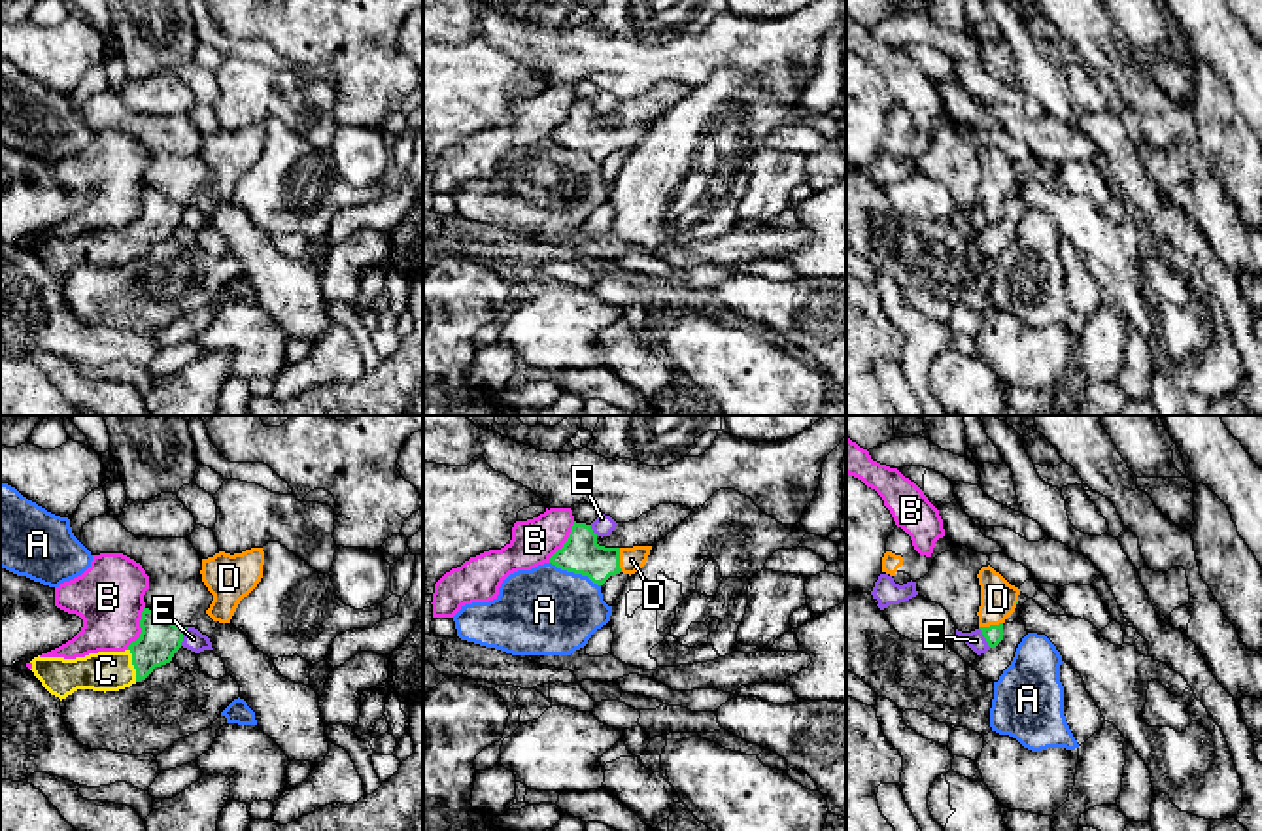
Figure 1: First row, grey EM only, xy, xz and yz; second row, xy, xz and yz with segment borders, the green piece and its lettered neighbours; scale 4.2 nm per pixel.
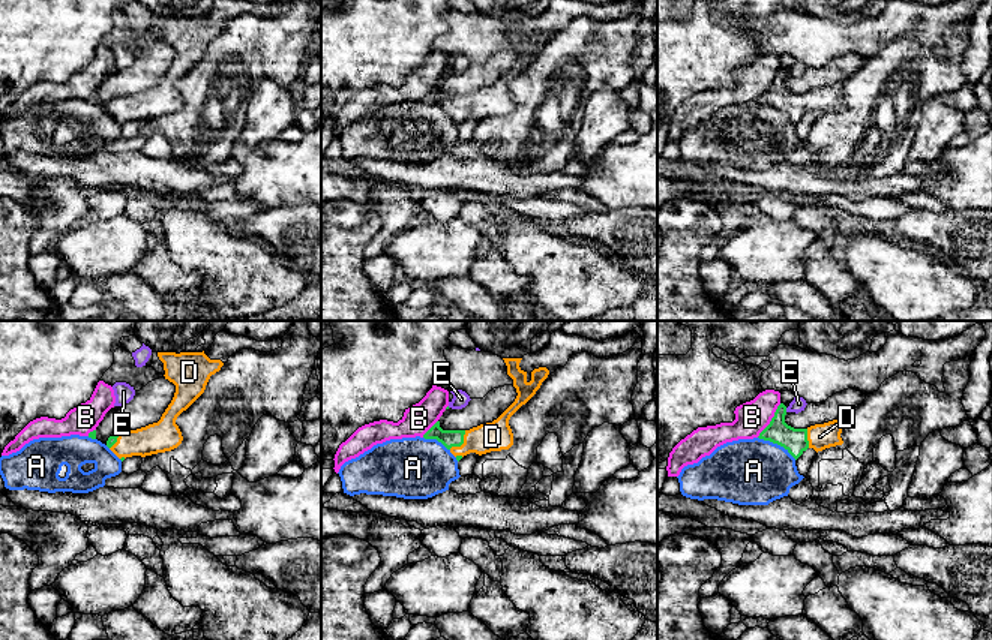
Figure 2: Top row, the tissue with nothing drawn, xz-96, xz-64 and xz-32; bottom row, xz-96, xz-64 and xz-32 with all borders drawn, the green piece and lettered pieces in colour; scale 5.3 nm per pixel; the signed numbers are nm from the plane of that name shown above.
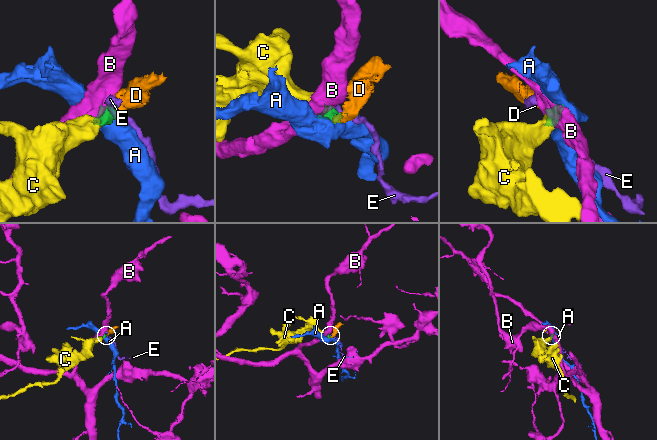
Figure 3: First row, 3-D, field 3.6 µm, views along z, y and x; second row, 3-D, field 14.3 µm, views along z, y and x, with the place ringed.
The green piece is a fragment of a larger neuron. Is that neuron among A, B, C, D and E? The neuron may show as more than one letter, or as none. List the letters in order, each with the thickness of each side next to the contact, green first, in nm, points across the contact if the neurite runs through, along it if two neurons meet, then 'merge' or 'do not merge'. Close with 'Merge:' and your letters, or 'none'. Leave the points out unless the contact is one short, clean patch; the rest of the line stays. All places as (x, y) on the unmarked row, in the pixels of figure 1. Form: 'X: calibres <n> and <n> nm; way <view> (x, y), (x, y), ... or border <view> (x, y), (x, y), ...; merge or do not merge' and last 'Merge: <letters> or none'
A: calibres 170 and 380 nm; border xz (550, 138), (562, 146), (586, 152), (599, 163); do not merge
B: calibres 170 and 300 nm; border xy (144, 184), (140, 212), (125, 225); do not merge
C: calibres 170 and 180 nm; way xy (159, 216), (133, 240), (123, 246), (106, 248); merge
D: calibres 170 and 110 nm; way xz (580, 131), (590, 136), (618, 136), (631, 136); merge
E: calibres 80 and 80 nm; border yz (979, 204), (990, 223); do not merge
Merge: C, D

